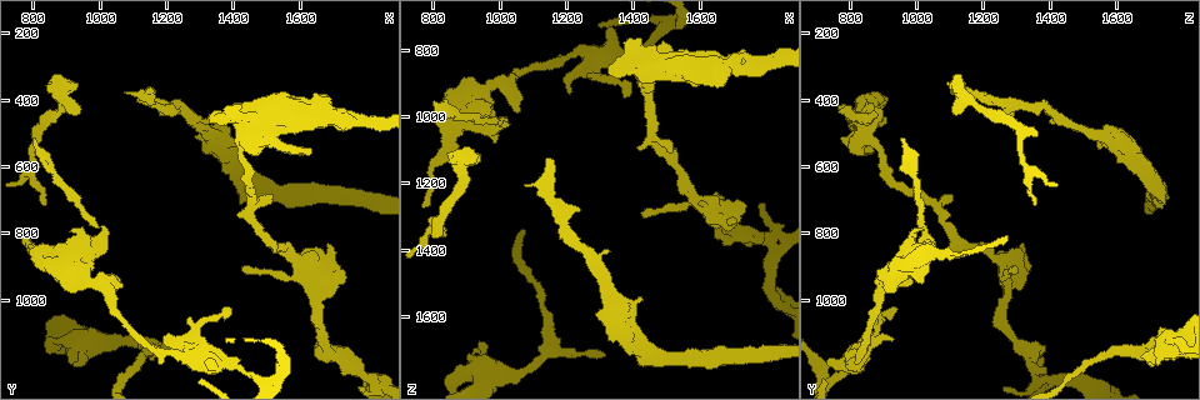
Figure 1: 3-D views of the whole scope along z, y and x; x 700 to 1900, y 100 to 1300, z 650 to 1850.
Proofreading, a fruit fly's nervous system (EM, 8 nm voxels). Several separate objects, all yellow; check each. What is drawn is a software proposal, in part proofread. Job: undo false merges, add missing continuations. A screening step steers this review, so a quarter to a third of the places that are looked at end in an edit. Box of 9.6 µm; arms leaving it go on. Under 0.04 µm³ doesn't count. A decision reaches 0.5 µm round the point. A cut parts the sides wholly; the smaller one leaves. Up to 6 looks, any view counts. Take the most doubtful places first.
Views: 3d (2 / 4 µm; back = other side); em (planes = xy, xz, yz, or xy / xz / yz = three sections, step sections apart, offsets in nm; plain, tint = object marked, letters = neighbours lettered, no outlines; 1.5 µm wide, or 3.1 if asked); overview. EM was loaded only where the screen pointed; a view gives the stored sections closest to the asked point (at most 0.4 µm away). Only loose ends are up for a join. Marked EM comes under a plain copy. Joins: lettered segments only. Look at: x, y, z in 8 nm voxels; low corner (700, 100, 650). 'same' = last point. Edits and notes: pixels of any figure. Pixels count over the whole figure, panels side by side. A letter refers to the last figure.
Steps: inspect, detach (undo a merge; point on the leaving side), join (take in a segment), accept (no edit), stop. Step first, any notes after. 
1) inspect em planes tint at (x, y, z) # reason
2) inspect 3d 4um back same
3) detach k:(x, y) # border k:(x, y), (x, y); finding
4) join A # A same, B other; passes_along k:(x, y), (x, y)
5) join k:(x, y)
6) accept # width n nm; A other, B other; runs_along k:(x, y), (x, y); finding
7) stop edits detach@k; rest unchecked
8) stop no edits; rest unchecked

inspect em xz step 4 letters at (1140, 370, 1120) # branch stops here

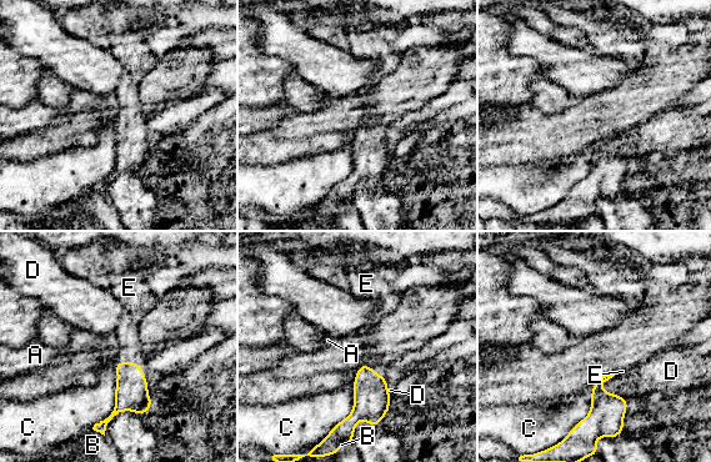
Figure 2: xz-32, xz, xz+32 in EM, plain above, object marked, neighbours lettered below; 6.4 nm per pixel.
inspect em planes letters same

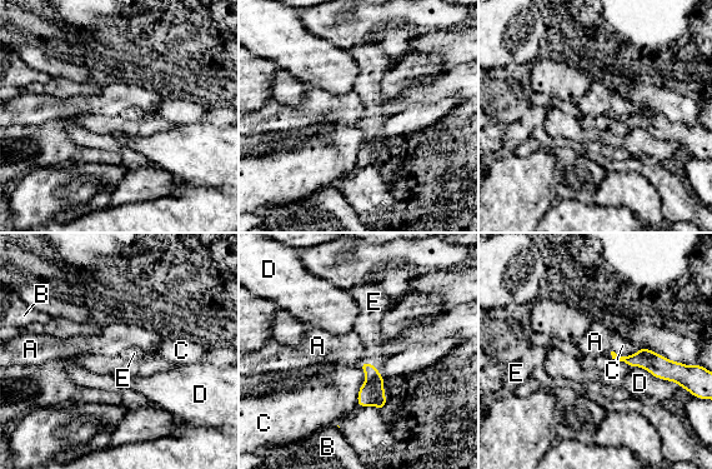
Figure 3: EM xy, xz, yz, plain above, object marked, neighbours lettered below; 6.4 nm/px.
join E # A other, B other, C other, D other, E same; it goes on there

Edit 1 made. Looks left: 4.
inspect overview # redraw

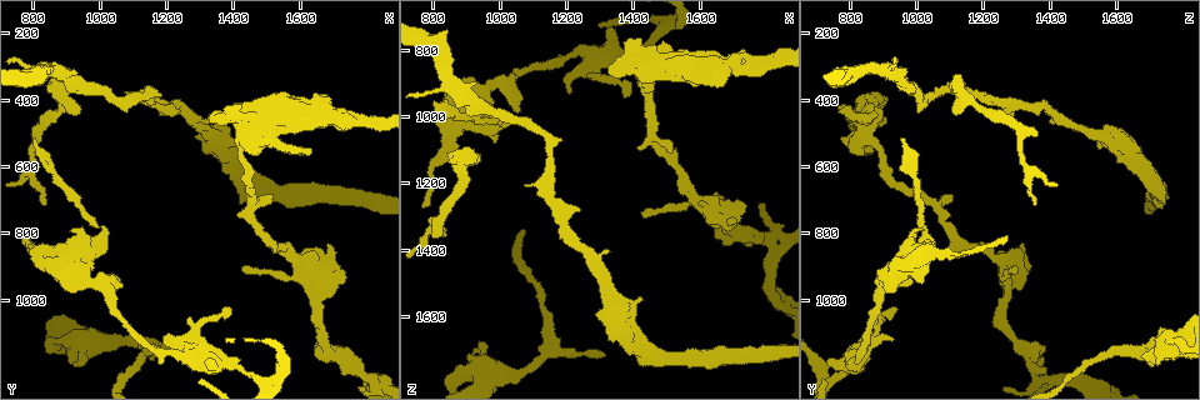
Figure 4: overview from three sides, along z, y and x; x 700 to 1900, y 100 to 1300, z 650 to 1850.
inspect em yz step 8 letters at (1050, 950, 990) # free end

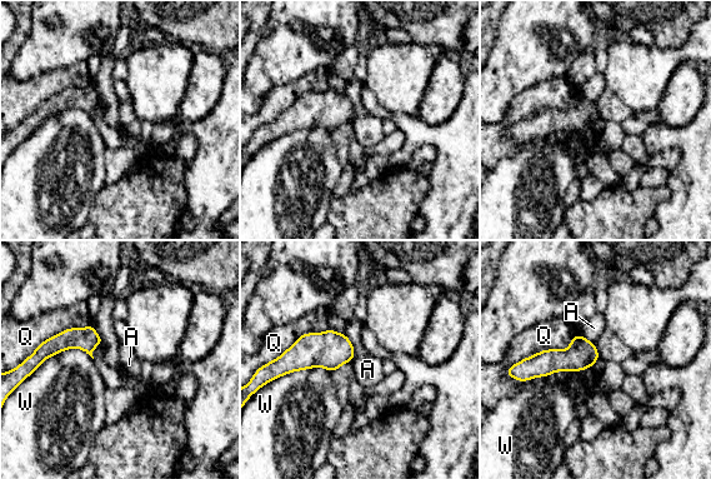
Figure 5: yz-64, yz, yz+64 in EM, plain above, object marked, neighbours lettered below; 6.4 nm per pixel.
accept # A other, Q other, W other; border 5:(344, 334), (353, 345), (354, 360); no lettered segment goes on from it

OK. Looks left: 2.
inspect em planes letters at (840, 710, 1350)

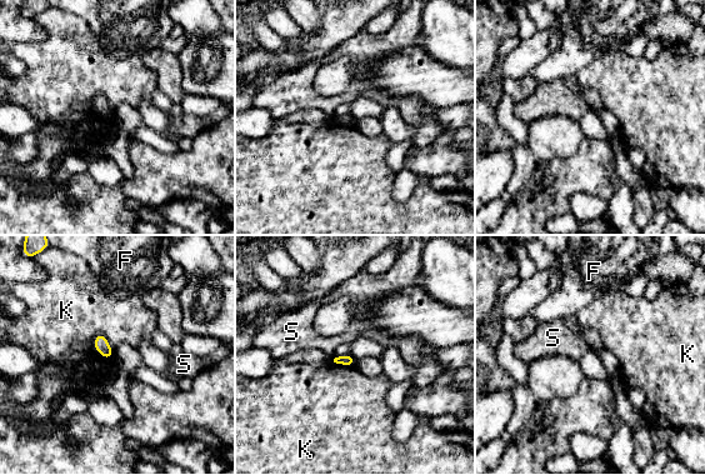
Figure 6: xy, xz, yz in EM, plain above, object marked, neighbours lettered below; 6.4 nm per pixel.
accept # F other, K other, S other; border 6:(99, 331), (94, 348), (111, 358); no lettered segment goes on from it

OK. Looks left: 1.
stop edits join@3; rest unchecked

